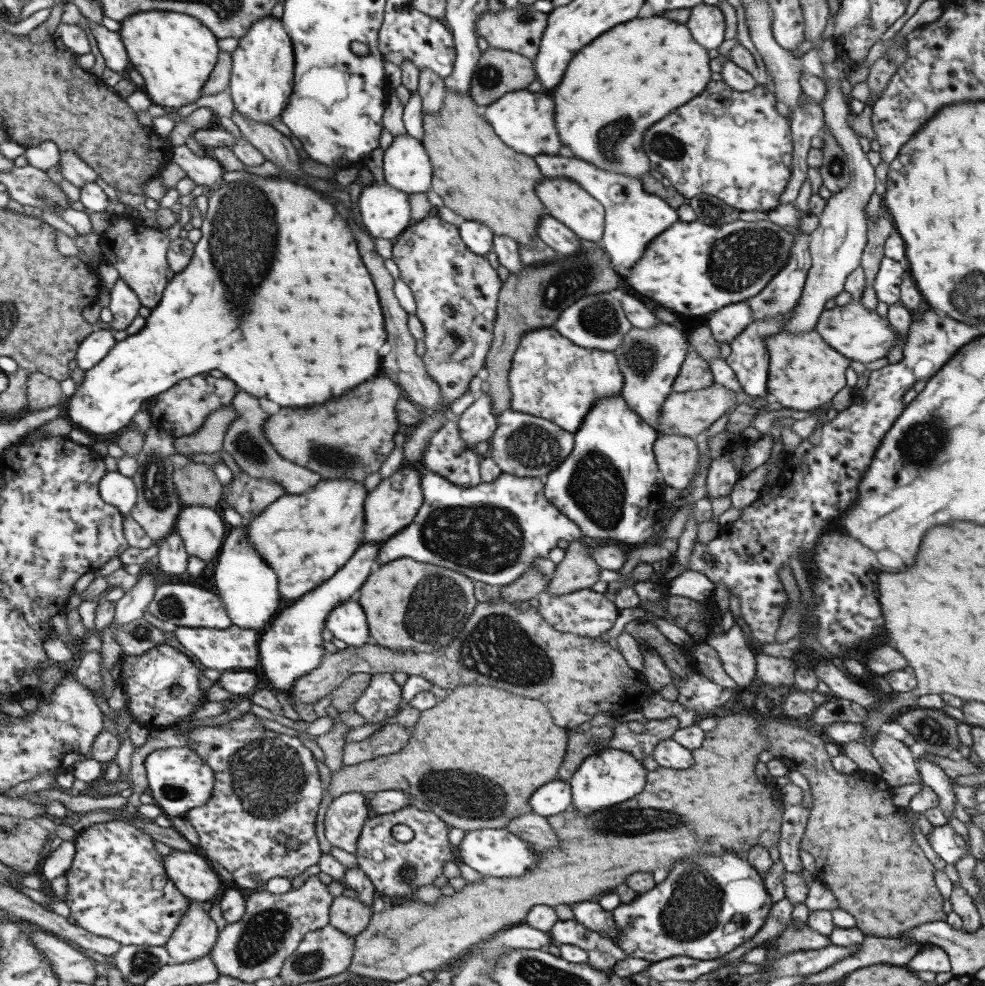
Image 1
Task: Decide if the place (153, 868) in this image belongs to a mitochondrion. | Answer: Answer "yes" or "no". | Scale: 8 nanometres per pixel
no

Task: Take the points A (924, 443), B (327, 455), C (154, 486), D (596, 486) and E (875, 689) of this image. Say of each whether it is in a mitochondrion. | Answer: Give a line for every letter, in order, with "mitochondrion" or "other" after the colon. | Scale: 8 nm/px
A: mitochondrion
B: mitochondrion
C: mitochondrion
D: mitochondrion
E: other

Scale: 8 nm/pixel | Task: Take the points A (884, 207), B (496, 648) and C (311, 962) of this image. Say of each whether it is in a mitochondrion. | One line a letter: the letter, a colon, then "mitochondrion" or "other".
A: other
B: mitochondrion
C: mitochondrion

